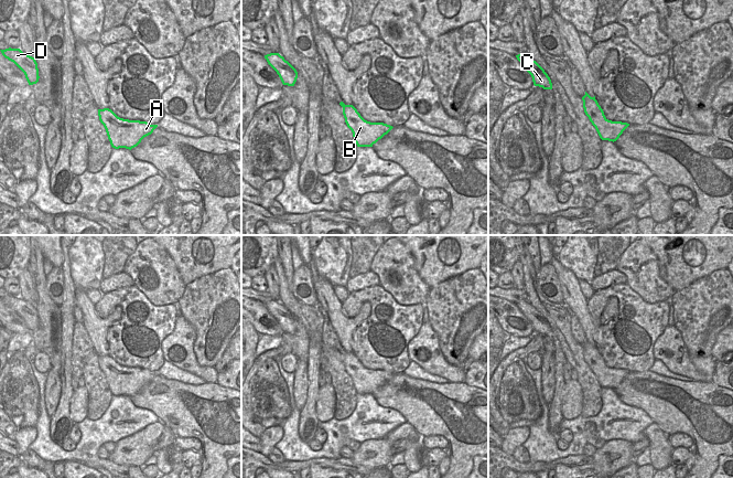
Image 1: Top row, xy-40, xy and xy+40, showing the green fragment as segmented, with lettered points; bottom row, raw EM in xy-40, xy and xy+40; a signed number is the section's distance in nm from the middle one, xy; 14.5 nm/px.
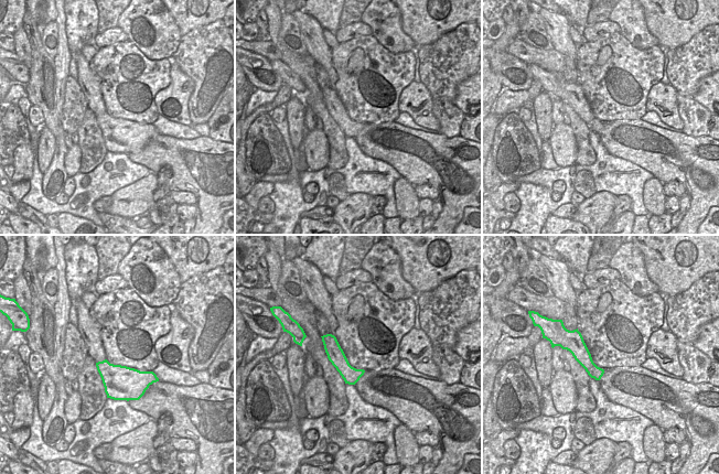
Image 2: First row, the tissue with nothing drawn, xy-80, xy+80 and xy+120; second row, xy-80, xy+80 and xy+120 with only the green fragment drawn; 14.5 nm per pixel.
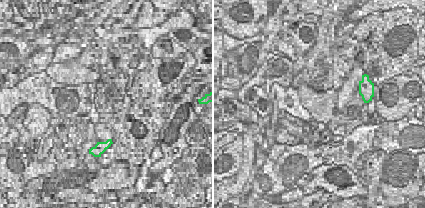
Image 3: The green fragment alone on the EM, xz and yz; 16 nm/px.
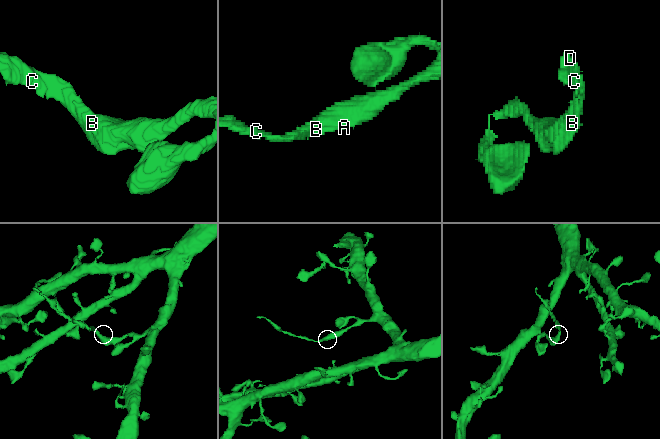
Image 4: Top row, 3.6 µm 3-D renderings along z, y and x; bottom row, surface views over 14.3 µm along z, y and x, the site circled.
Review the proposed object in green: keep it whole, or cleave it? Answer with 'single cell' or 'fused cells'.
fused cells

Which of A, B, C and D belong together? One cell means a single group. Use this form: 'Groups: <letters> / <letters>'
Groups: A B / C D

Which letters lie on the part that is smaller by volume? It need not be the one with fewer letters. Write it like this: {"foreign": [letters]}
{"foreign": ["C", "D"]}

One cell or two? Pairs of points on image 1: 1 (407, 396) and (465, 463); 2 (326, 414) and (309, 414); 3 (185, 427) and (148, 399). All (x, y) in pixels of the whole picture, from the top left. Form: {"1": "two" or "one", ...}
{"1": "one", "2": "two", "3": "one"}

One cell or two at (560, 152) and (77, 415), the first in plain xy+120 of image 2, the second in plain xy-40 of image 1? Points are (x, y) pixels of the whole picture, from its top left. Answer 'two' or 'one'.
one

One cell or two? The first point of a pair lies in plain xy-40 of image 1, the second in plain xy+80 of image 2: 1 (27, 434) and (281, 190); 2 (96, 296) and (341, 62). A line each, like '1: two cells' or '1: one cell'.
1: two cells
2: two cells

